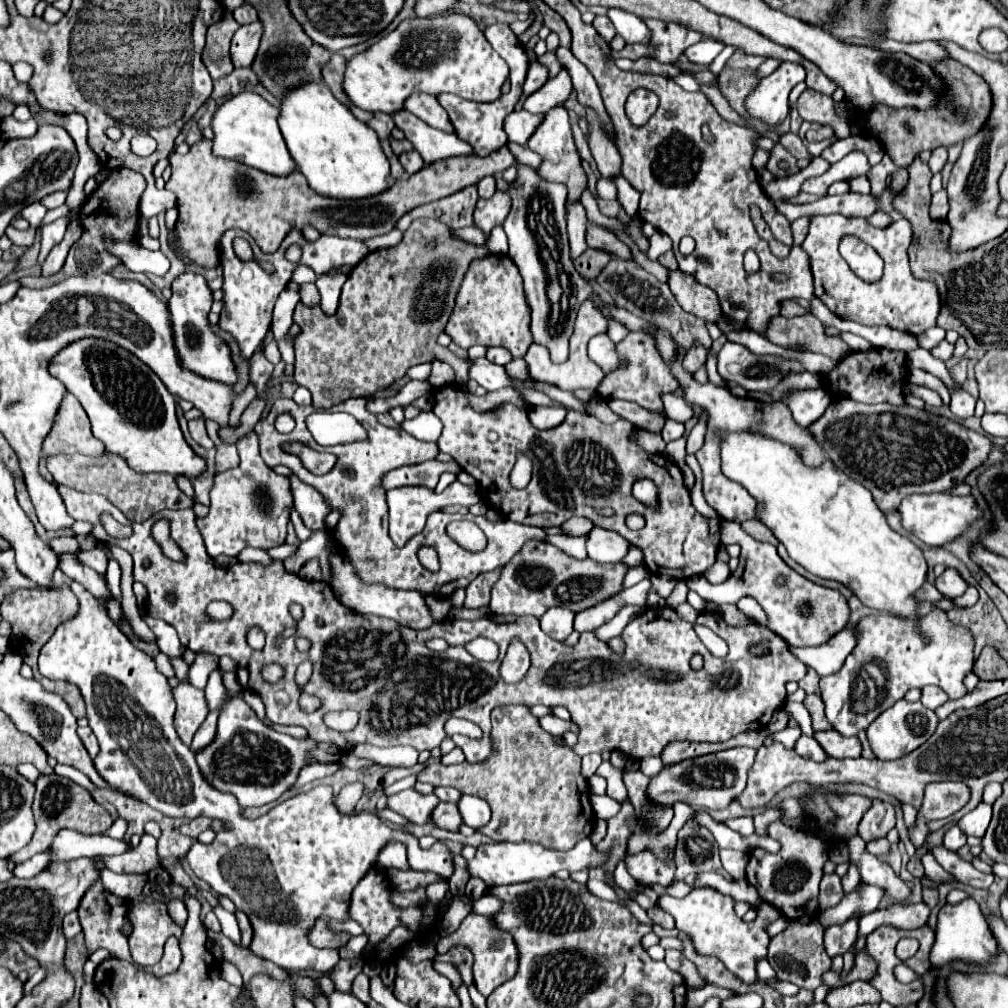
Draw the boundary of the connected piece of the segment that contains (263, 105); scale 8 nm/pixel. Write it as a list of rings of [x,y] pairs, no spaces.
[[[241,92],[241,94],[227,98],[223,104],[217,106],[211,118],[213,154],[221,158],[237,160],[241,164],[263,170],[267,174],[287,176],[289,172],[293,172],[295,162],[287,152],[285,140],[277,124],[277,116],[279,116],[279,110],[271,106],[269,102],[265,102],[255,92]]]

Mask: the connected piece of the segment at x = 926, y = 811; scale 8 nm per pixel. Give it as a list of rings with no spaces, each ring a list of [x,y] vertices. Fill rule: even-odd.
[[[933,782],[925,788],[923,804],[917,810],[917,824],[909,828],[909,838],[915,848],[925,844],[929,834],[927,824],[937,818],[947,818],[961,810],[969,800],[969,788],[963,782]]]

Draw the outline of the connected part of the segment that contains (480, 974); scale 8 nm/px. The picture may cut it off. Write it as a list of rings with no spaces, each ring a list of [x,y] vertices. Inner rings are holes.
[[[469,914],[461,926],[457,928],[457,932],[449,934],[449,936],[441,936],[437,940],[437,954],[445,954],[447,950],[451,950],[453,946],[465,946],[467,950],[473,952],[475,956],[475,964],[473,964],[473,976],[475,976],[475,986],[477,990],[487,998],[499,984],[507,982],[509,978],[515,976],[517,972],[517,948],[515,948],[515,942],[513,938],[503,932],[503,930],[497,930],[485,916],[479,916],[479,914]]]

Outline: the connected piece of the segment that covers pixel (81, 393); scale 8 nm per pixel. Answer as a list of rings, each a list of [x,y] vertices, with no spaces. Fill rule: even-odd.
[[[81,338],[73,344],[65,346],[53,360],[49,360],[49,372],[59,378],[65,388],[81,402],[83,410],[87,412],[93,436],[99,438],[105,448],[113,454],[119,454],[127,460],[127,464],[137,472],[167,472],[167,474],[185,474],[185,476],[199,476],[205,470],[205,460],[199,458],[189,444],[185,442],[177,416],[175,416],[175,398],[173,394],[161,384],[159,376],[147,368],[137,356],[133,356],[129,350],[109,342],[109,340],[97,340],[97,338]]]

